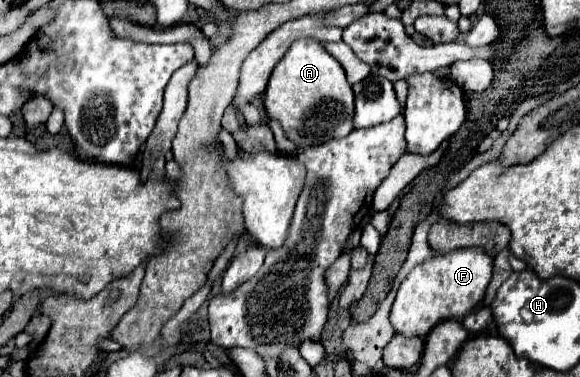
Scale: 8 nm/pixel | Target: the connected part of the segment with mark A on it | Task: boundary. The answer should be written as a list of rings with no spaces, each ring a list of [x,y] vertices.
[[[296,40],[290,52],[274,68],[266,96],[266,112],[280,120],[286,136],[296,146],[316,146],[332,138],[344,138],[354,128],[354,94],[352,86],[334,60],[318,40]]]

